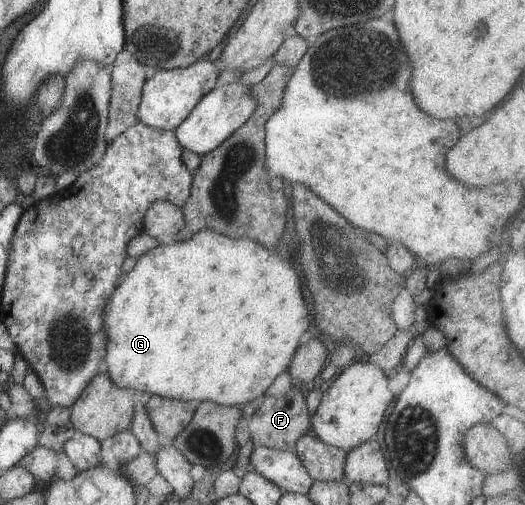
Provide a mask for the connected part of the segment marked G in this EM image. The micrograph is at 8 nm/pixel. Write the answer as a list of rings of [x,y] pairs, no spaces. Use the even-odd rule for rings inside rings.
[[[210,228],[198,230],[194,236],[182,241],[174,241],[169,246],[156,246],[139,257],[134,267],[120,279],[116,290],[112,293],[105,308],[104,330],[106,330],[106,372],[110,380],[118,388],[130,388],[137,392],[172,398],[175,400],[209,401],[223,406],[240,408],[246,402],[261,396],[274,380],[287,370],[295,348],[299,345],[298,338],[308,328],[308,310],[300,296],[298,276],[291,264],[284,260],[284,254],[278,250],[264,248],[262,244],[248,238],[230,238],[218,234]]]

